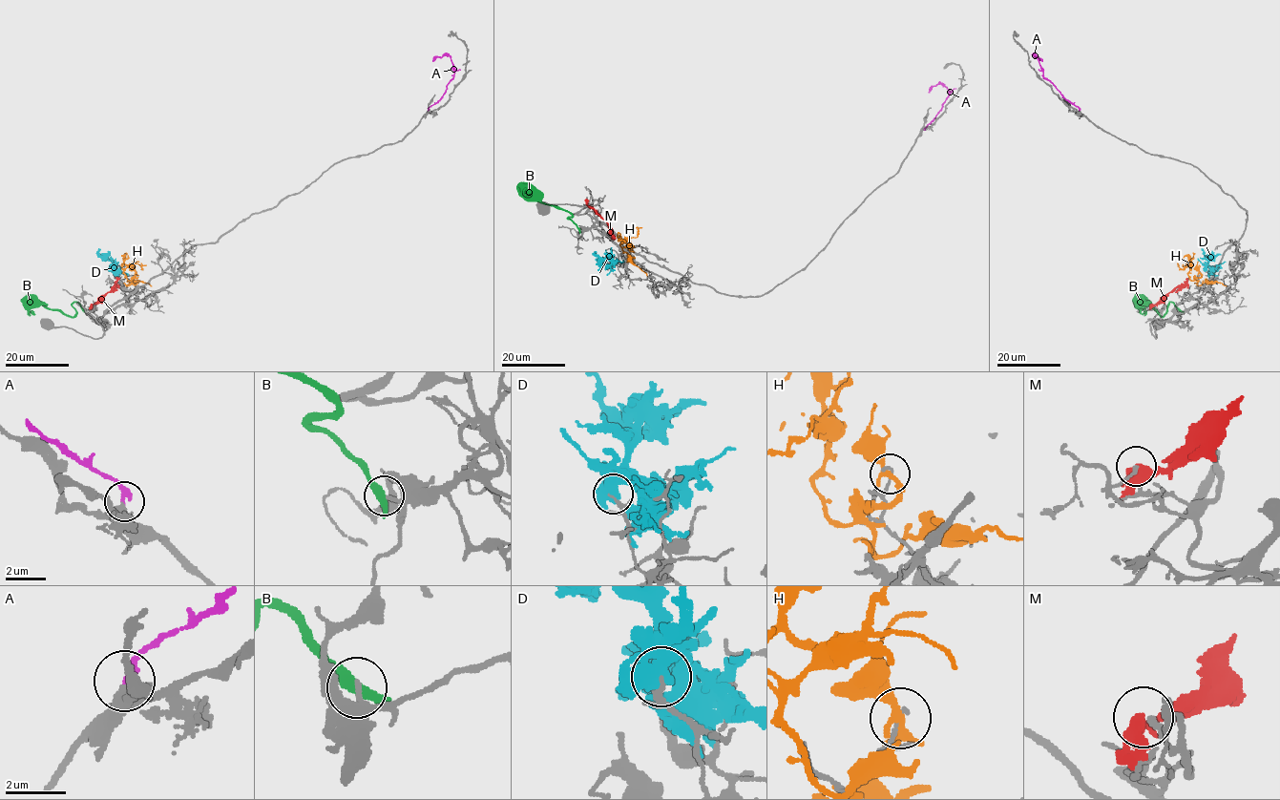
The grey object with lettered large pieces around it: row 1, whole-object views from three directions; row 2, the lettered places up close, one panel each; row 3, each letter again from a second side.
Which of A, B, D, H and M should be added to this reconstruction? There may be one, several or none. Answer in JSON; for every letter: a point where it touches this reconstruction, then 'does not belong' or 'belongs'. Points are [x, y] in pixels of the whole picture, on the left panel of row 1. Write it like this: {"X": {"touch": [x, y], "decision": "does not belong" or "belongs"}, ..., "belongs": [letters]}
{"A": {"touch": [428, 110], "decision": "belongs"}, "B": {"touch": [84, 310], "decision": "does not belong"}, "D": {"touch": [113, 269], "decision": "does not belong"}, "H": {"touch": [136, 272], "decision": "does not belong"}, "M": {"touch": [92, 304], "decision": "does not belong"}, "belongs": ["A"]}

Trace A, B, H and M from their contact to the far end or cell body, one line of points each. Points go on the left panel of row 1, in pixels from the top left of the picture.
A: (428, 110), (440, 99), (454, 73), (449, 55), (437, 56), (432, 61)
B: (84, 310), (73, 302), (72, 306), (75, 311), (73, 316), (48, 308), (42, 302), (22, 300)
H: (136, 273), (129, 281), (124, 273), (128, 266), (138, 263), (142, 268), (146, 264)
M: (92, 304), (114, 287), (116, 277)

